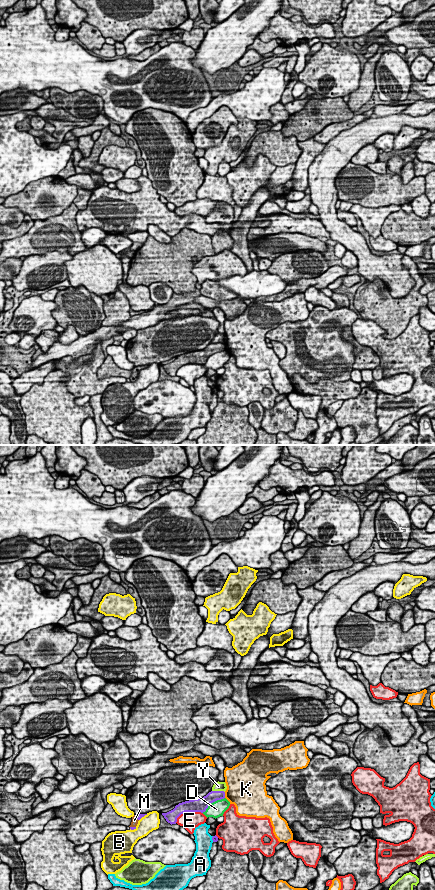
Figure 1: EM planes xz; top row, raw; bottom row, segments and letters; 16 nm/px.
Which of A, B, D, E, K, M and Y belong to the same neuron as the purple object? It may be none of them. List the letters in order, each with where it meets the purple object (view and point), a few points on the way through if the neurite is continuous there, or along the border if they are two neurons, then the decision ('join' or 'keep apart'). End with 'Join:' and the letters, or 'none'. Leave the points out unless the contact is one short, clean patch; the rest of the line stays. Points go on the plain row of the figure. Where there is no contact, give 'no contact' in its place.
A: contact xz (212, 391); keep apart
B: contact xz (143, 368); keep apart
D: contact xz (212, 354); keep apart
E: contact xz (187, 363); keep apart
K: contact xz (224, 347); keep apart
M: contact xz (136, 369); way xz (138, 368), (136, 369), (134, 374); join
Y: contact xz (218, 343); keep apart
Join: M

